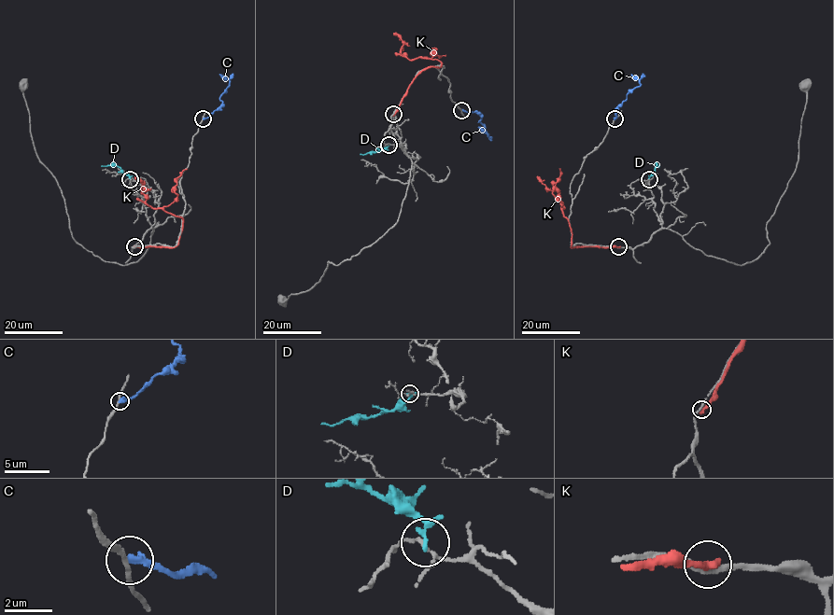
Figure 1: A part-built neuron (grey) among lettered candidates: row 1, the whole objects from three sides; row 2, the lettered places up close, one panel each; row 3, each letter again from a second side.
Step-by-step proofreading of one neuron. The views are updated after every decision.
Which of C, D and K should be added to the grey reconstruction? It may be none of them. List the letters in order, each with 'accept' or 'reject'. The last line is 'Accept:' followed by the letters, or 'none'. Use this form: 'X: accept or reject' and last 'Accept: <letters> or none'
C: reject
D: reject
K: reject
Accept: none

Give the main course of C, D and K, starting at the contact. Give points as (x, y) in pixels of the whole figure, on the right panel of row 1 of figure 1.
C: (614, 118), (616, 108), (640, 85), (631, 75)
D: (649, 179), (658, 166)
K: (618, 246), (571, 246), (572, 233), (562, 213), (564, 206), (559, 196), (537, 177)

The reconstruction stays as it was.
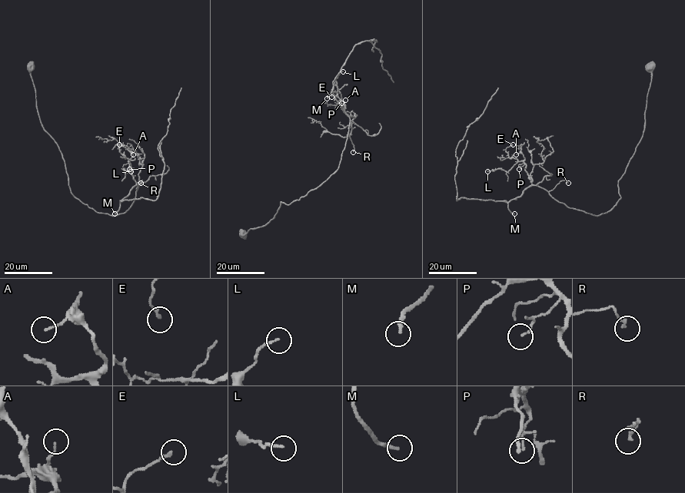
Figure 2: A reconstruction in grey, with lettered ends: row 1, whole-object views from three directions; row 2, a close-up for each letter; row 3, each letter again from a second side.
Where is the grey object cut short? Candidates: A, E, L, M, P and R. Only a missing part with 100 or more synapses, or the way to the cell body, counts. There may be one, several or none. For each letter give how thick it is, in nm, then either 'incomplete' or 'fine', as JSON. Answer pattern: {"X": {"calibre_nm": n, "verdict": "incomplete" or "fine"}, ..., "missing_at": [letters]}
{"A": {"calibre_nm": 120, "verdict": "fine"}, "E": {"calibre_nm": 160, "verdict": "fine"}, "L": {"calibre_nm": 120, "verdict": "fine"}, "M": {"calibre_nm": 180, "verdict": "incomplete"}, "P": {"calibre_nm": 120, "verdict": "fine"}, "R": {"calibre_nm": 130, "verdict": "fine"}, "missing_at": ["M"]}

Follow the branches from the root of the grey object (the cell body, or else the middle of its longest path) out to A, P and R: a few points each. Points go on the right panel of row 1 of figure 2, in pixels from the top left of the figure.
A: (650, 66), (644, 130), (610, 210), (593, 215), (557, 201), (532, 183), (524, 157), (516, 154)
P: (650, 66), (644, 130), (610, 210), (593, 215), (569, 207), (533, 185), (525, 164), (519, 169)
R: (650, 66), (645, 127), (618, 180), (616, 203), (598, 215), (569, 207), (549, 193), (560, 180), (568, 183)

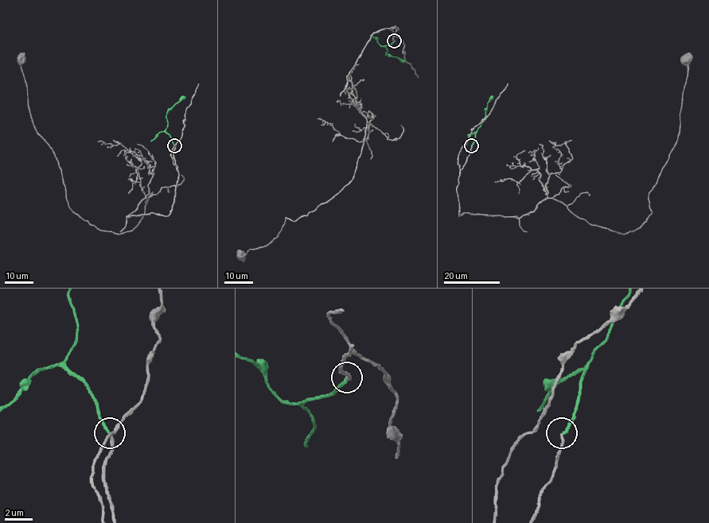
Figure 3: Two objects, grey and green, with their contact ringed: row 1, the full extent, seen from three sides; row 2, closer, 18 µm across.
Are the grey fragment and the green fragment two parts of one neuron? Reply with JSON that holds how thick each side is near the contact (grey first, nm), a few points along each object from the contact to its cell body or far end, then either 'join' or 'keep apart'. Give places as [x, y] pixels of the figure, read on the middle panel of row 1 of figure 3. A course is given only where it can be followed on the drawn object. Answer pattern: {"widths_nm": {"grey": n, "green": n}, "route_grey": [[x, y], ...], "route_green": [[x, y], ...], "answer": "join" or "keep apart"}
{"widths_nm": {"grey": 200, "green": 220}, "route_grey": [[394, 41], [395, 26], [375, 31], [347, 76], [367, 123], [354, 176], [242, 255]], "route_green": [[394, 41], [385, 46], [386, 55], [405, 61]], "answer": "join"}

